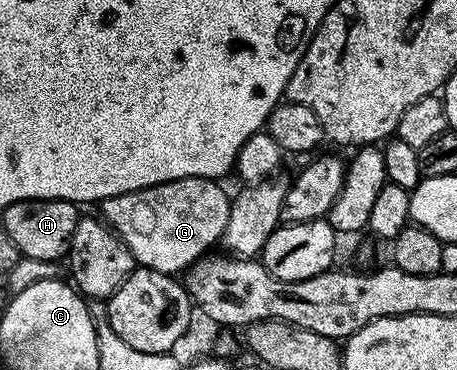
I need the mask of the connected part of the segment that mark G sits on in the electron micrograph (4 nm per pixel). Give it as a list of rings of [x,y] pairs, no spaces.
[[[179,178],[157,184],[154,188],[141,188],[138,192],[128,192],[112,196],[100,201],[100,215],[113,233],[131,250],[134,261],[142,268],[150,268],[156,272],[181,274],[192,268],[196,260],[210,251],[213,243],[220,241],[227,230],[227,218],[231,203],[230,193],[221,189],[216,180],[199,178]]]

